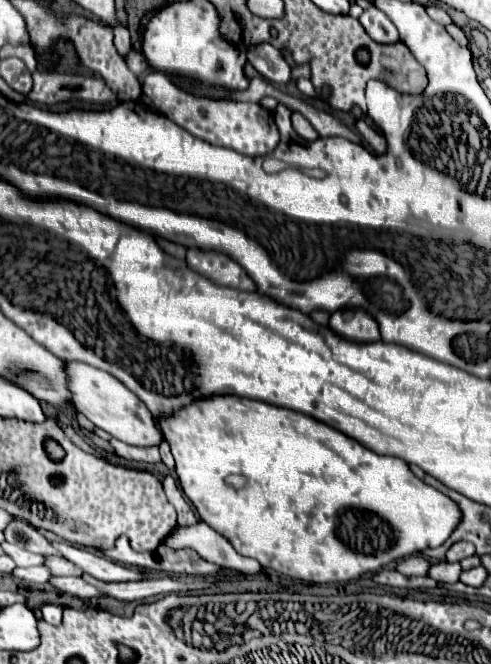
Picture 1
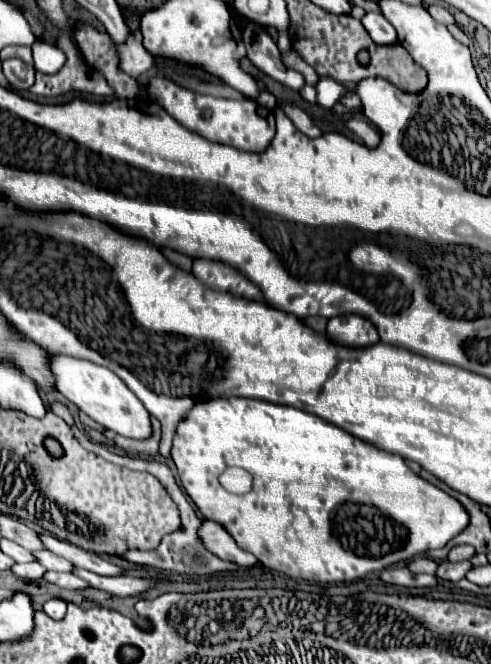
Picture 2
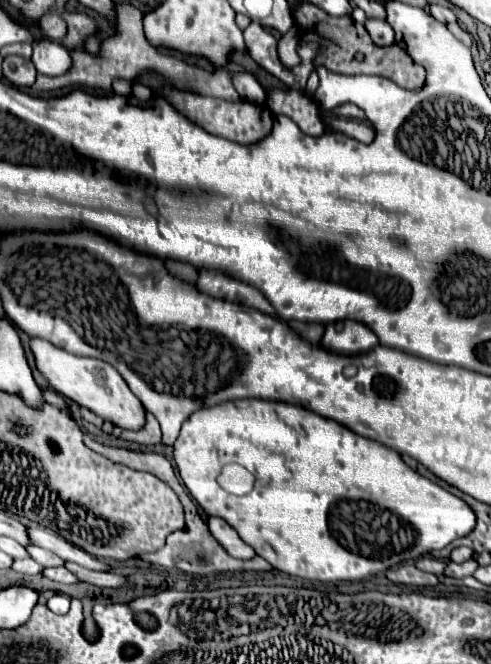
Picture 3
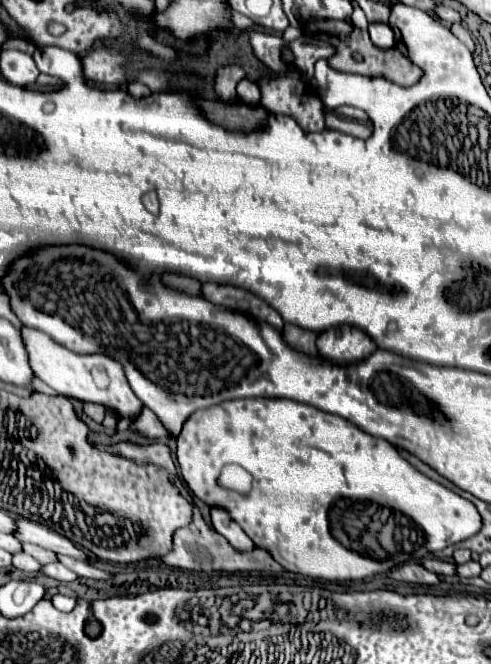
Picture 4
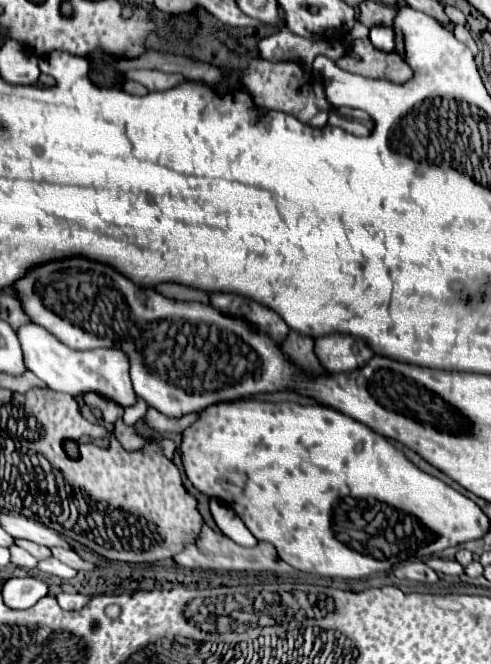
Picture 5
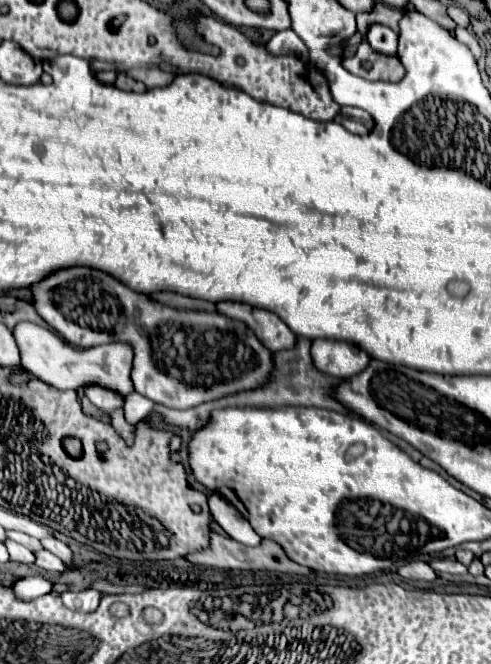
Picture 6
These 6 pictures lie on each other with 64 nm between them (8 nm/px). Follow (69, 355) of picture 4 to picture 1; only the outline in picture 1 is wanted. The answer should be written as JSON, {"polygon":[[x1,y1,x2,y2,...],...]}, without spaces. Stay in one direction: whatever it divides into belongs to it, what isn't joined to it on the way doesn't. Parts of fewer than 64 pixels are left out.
{"polygon":[[64,362,66,378,68,378,68,390,72,394,72,402,78,412,82,412,90,422,94,422,98,428,110,432,114,438,132,444,132,446,154,446,160,444,162,436,154,426,152,414,140,400,130,392,124,384,120,384,112,374,92,368,84,362]]}

